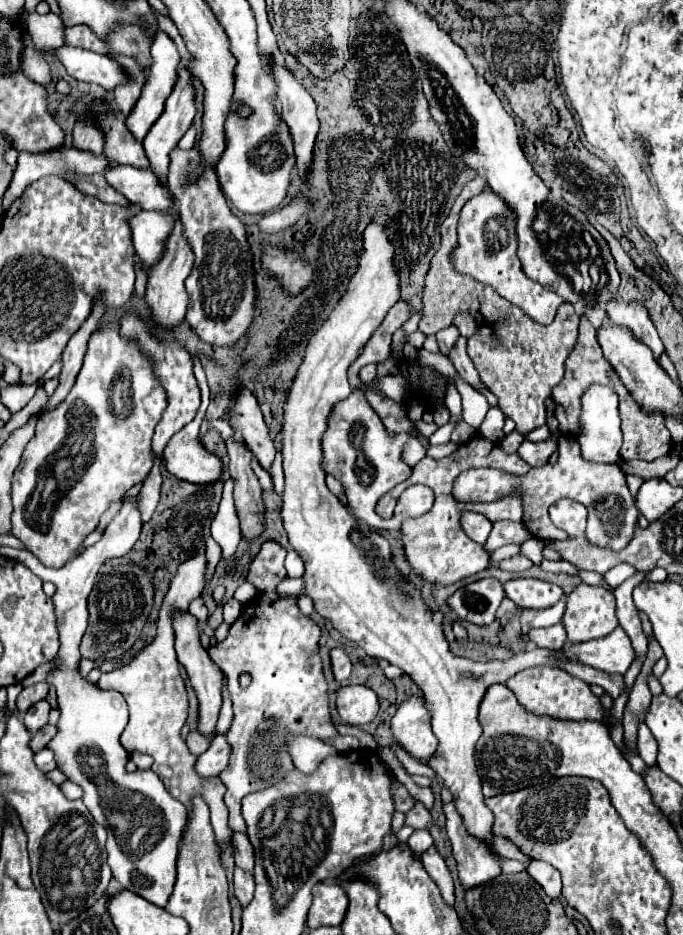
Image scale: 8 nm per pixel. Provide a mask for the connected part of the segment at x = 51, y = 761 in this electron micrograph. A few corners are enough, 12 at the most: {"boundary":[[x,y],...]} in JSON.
{"boundary":[[49,748],[35,754],[39,770],[51,772],[57,760]]}

